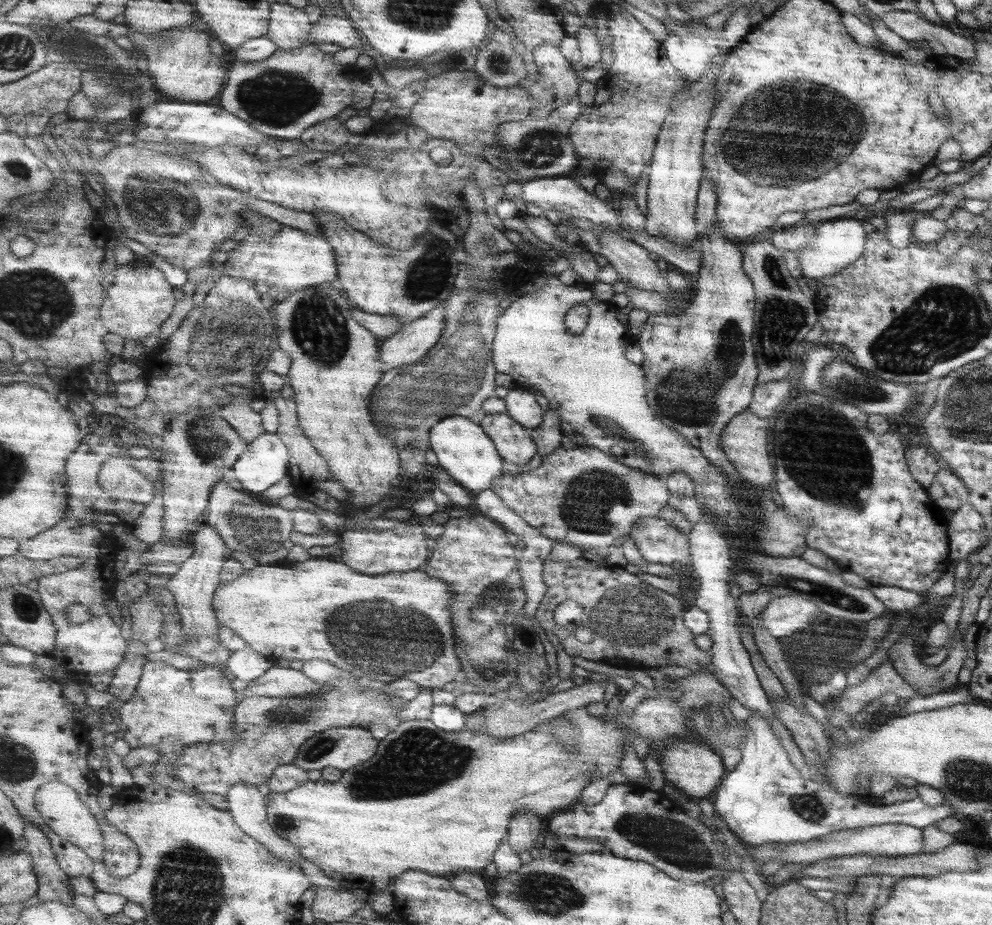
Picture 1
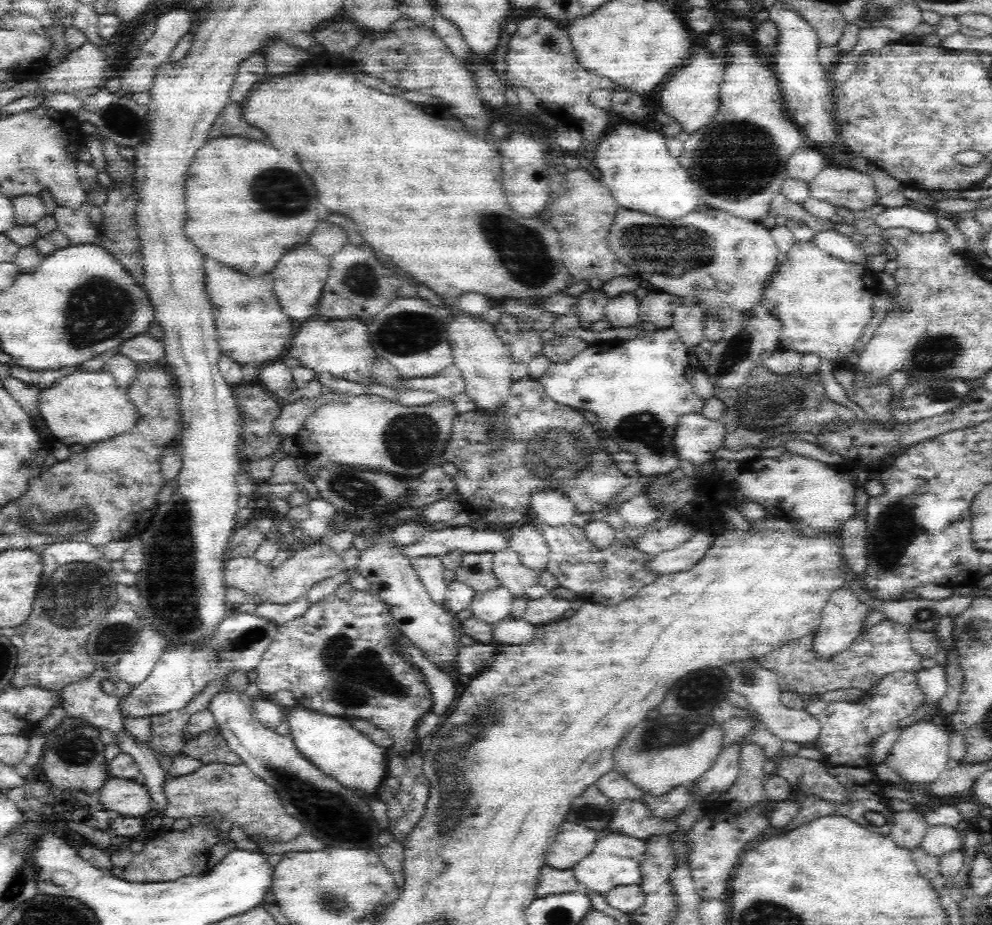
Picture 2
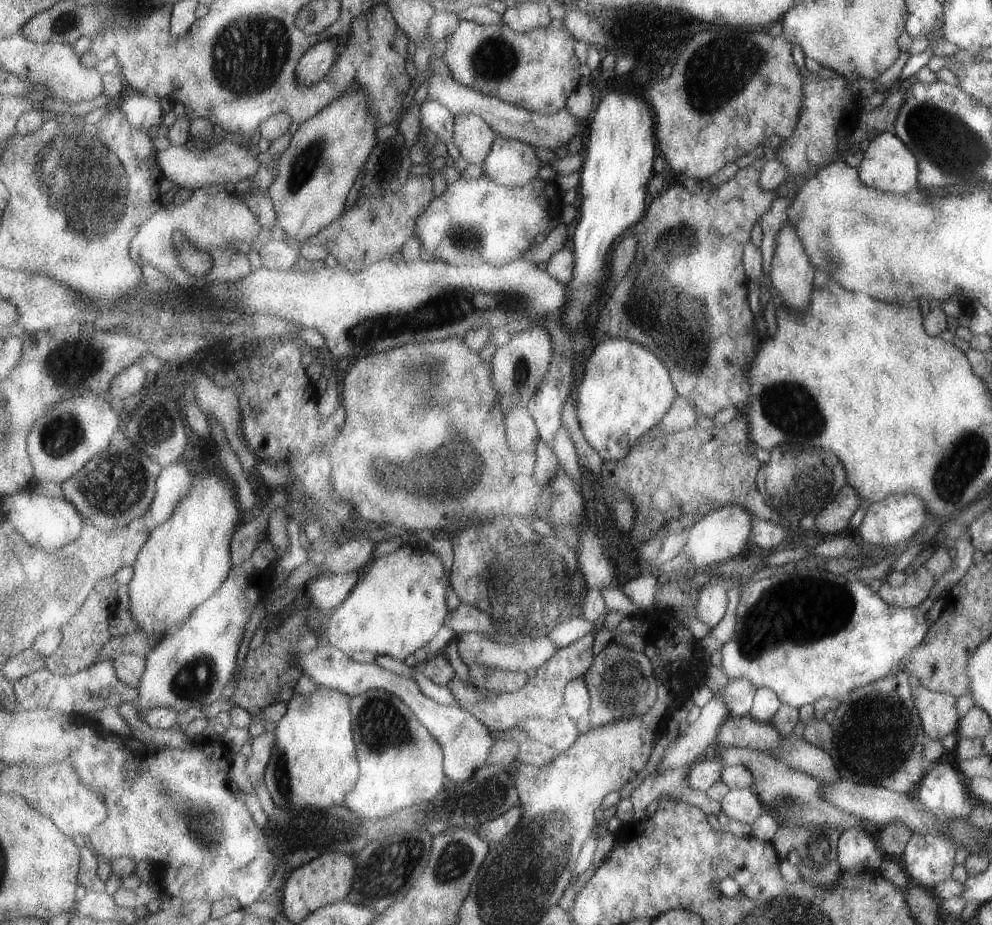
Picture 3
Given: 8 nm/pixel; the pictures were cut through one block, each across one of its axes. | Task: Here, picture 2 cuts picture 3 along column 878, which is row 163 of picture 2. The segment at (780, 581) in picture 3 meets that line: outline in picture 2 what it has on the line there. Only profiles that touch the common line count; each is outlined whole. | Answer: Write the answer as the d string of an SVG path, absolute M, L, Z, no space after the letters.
M620 124L616 126L594 150L594 172L600 178L600 184L614 196L620 208L624 210L638 210L644 214L652 214L662 220L680 220L696 206L700 206L700 192L694 186L694 180L690 180L690 172L682 168L680 160L670 154L666 148L666 136L660 134L652 124Z

